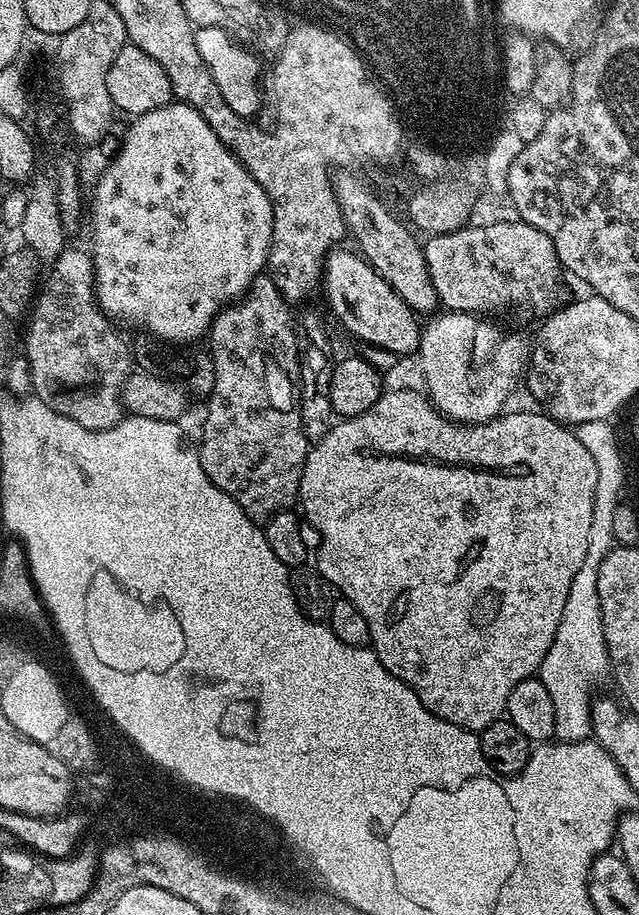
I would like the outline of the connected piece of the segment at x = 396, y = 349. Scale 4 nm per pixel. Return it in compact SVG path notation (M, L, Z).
M337 246L324 261L322 292L328 295L332 312L344 323L348 332L353 332L365 345L392 352L397 357L408 356L420 345L422 324L417 313L391 286L379 276L359 251L352 252L345 246Z

